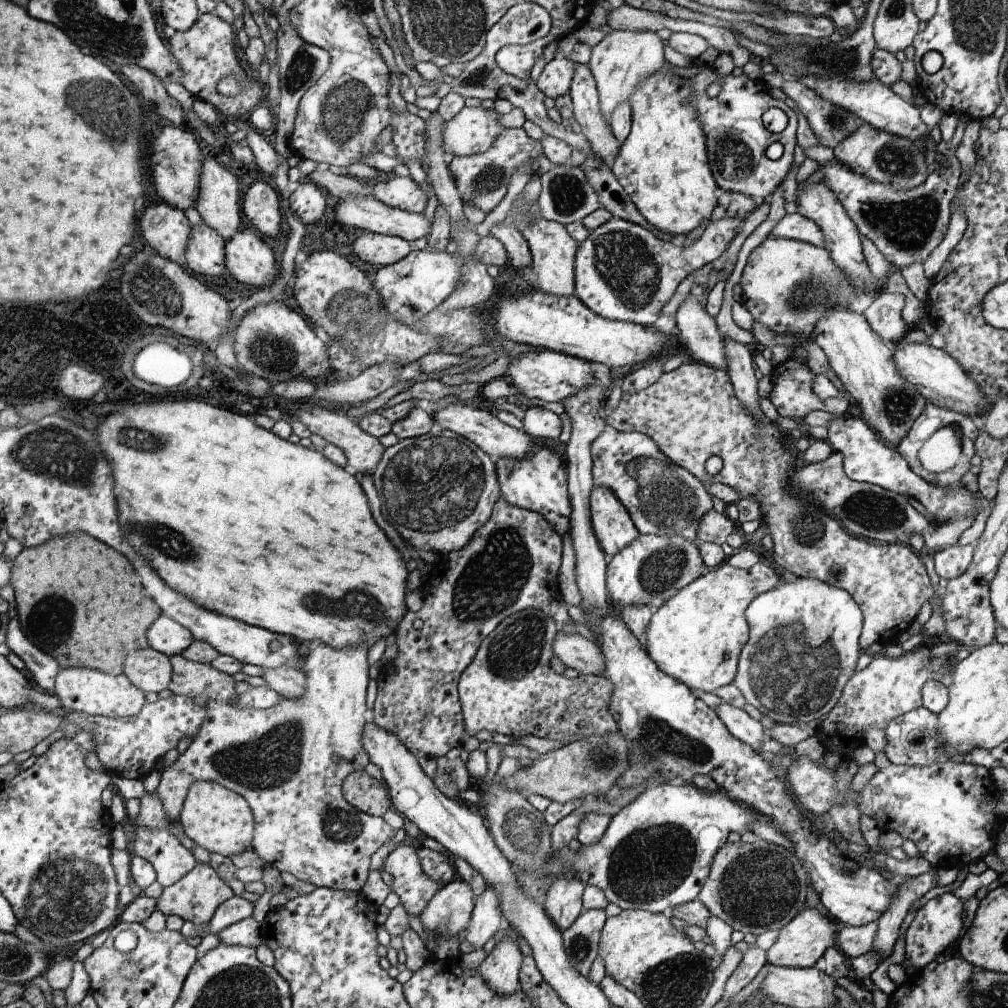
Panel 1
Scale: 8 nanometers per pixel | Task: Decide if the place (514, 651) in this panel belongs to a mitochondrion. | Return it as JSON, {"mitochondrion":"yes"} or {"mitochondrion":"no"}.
{"mitochondrion":"yes"}

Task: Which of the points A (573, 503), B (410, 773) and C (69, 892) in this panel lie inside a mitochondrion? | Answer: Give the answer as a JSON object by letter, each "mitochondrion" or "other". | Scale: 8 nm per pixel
{"A":"other","B":"other","C":"mitochondrion"}

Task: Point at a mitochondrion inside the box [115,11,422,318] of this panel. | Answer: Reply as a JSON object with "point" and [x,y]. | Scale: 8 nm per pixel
{"point":[344,109]}

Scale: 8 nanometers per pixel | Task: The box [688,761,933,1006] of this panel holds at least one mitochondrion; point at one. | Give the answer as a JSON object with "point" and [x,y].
{"point":[760,884]}

